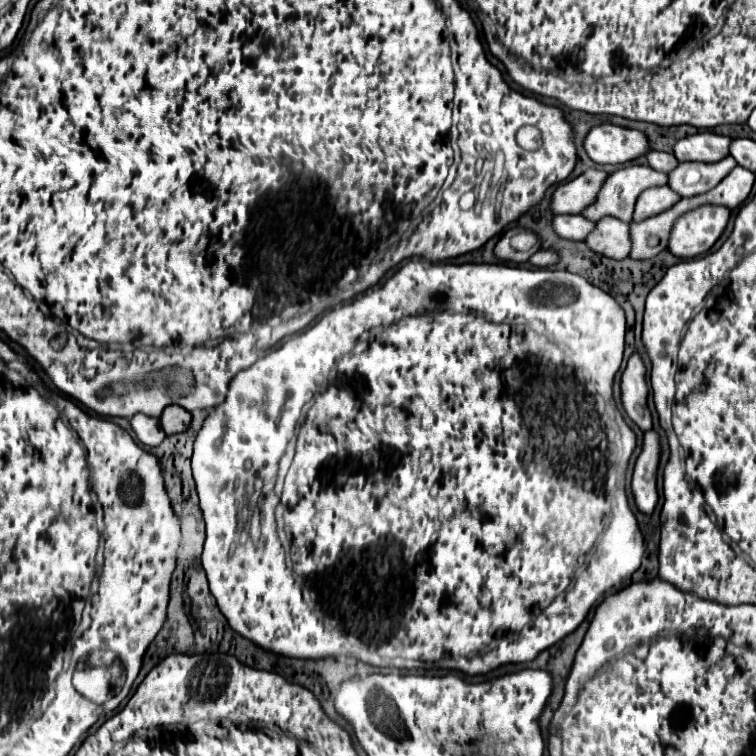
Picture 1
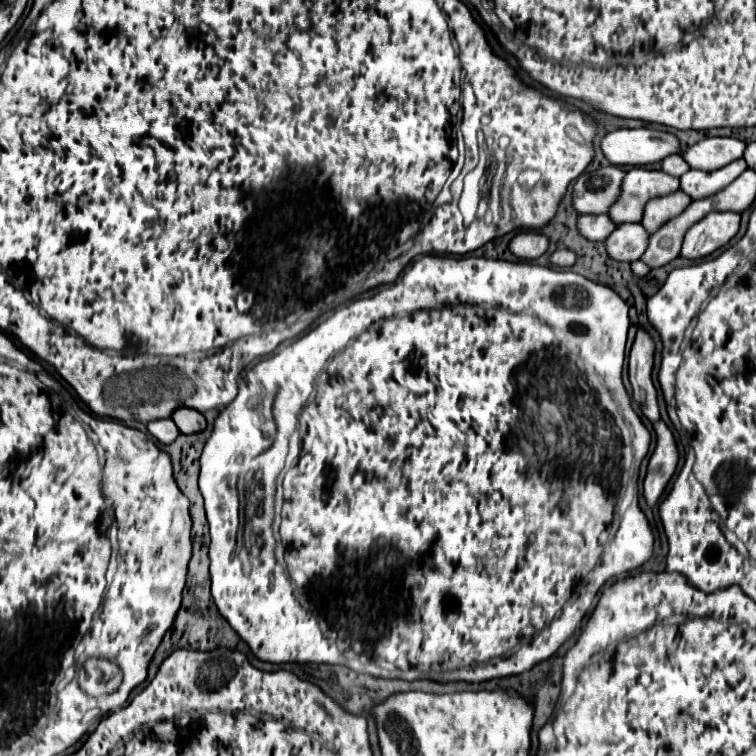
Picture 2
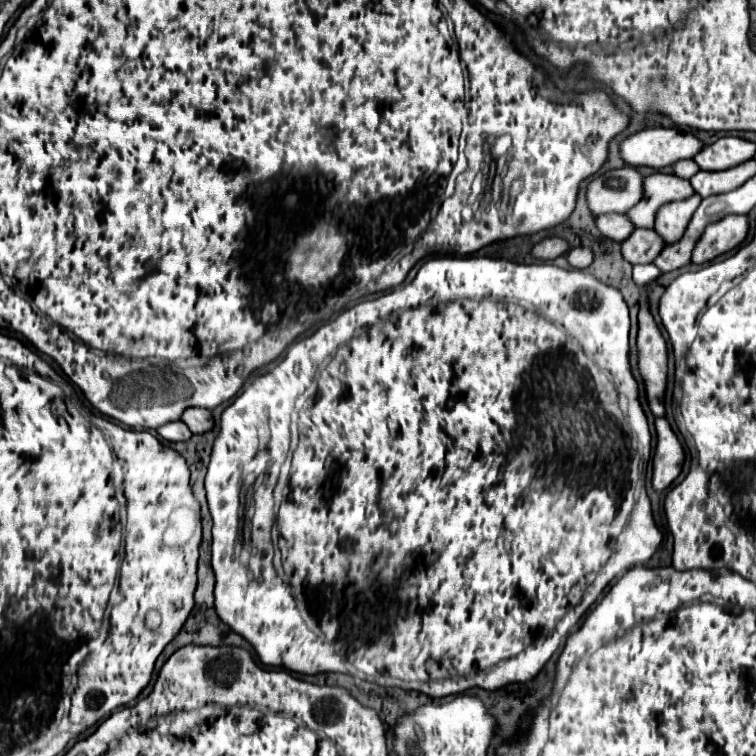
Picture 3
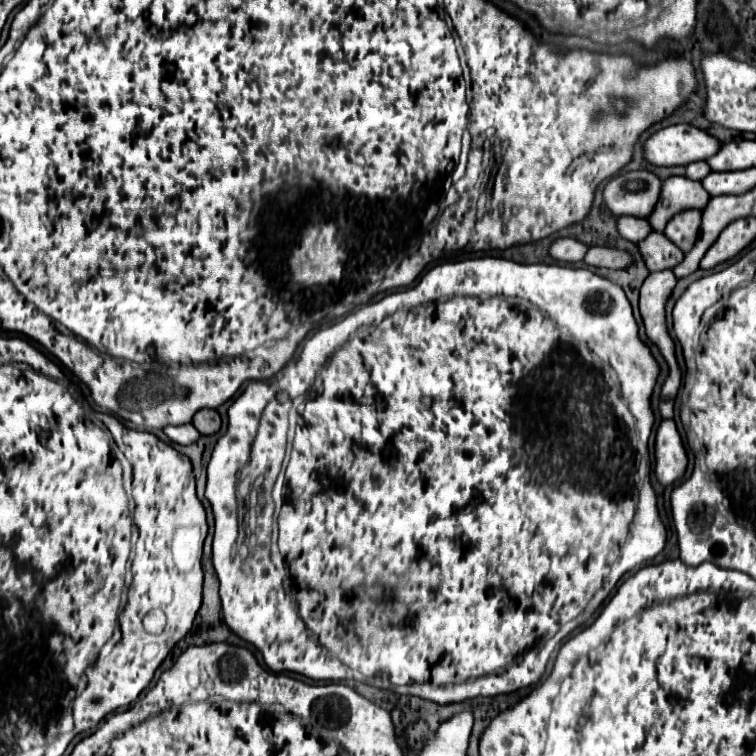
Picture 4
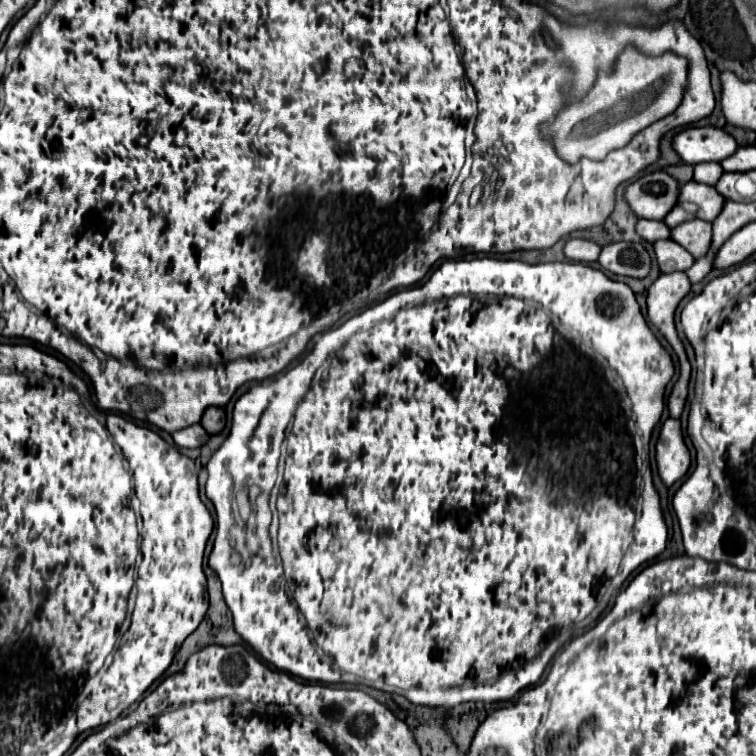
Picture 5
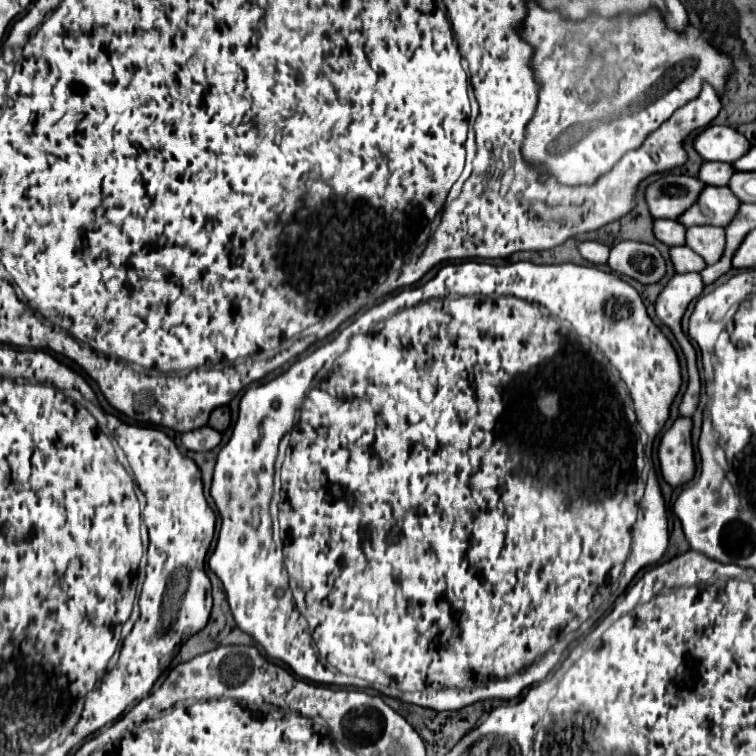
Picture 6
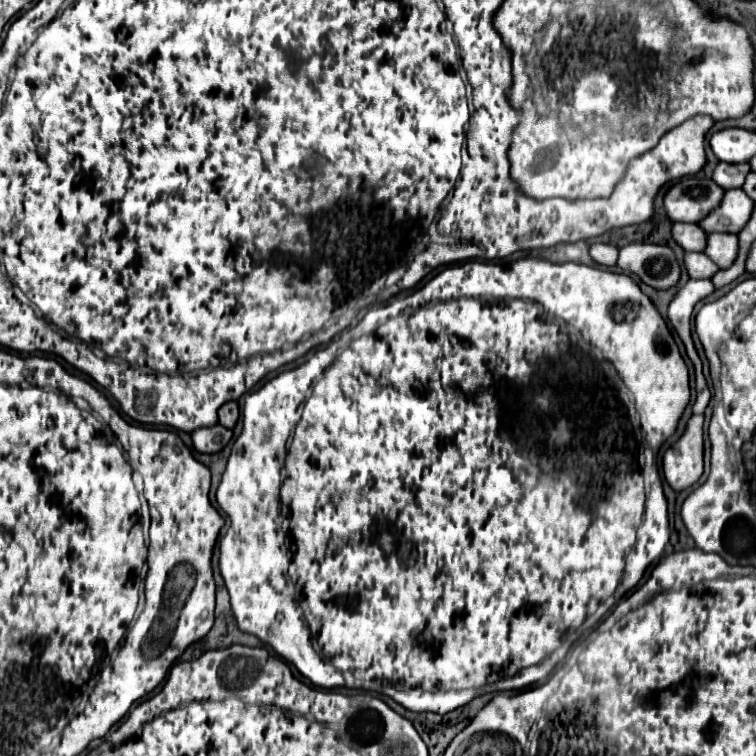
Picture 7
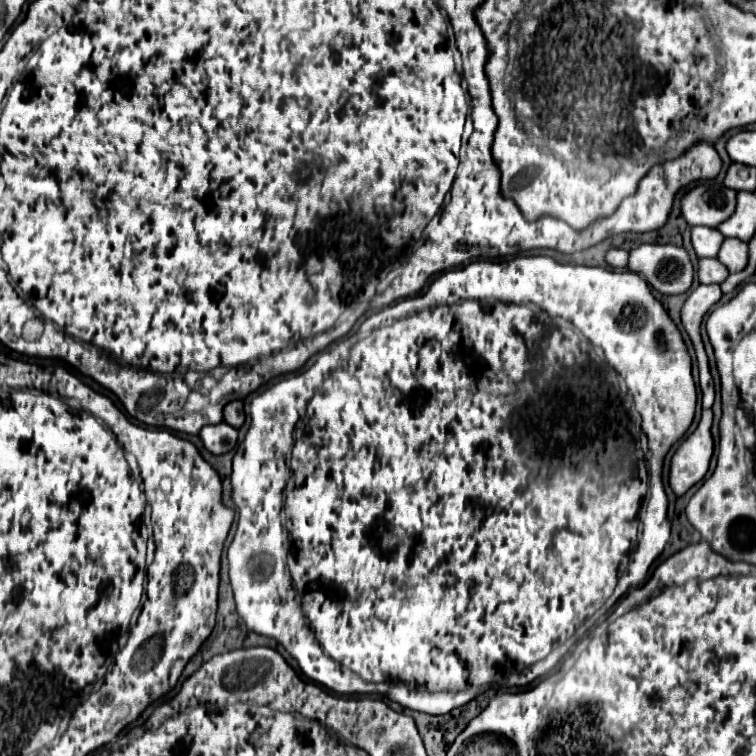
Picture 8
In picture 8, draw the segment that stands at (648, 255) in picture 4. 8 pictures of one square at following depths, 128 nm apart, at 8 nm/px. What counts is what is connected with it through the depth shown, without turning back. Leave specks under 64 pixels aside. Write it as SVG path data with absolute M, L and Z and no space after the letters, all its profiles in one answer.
M700 258L698 278L702 284L722 284L728 276L728 268L716 258Z

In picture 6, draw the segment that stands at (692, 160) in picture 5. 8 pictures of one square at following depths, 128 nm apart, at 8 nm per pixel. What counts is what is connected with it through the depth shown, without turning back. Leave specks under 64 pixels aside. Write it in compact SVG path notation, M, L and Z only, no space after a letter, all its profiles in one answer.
M710 126L696 138L694 148L704 160L720 160L732 164L750 150L750 142L736 128Z

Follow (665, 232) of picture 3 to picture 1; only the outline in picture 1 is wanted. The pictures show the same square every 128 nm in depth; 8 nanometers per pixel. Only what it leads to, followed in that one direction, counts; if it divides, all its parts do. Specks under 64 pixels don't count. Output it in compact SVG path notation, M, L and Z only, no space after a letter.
M658 186L658 188L648 188L646 192L640 194L634 210L634 222L642 222L646 218L652 218L668 208L672 208L680 196L670 188L670 186Z

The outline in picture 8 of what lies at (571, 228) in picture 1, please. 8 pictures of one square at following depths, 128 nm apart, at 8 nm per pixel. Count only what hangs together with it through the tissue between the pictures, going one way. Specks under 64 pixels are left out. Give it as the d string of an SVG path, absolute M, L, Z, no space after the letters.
M704 226L692 228L692 246L700 258L706 258L706 256L716 258L722 242L724 242L724 236L720 236L716 228L704 228Z

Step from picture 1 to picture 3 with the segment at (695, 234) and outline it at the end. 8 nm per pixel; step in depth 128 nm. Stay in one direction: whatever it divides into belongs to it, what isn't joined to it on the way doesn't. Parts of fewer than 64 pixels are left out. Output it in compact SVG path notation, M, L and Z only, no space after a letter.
M730 214L720 222L710 224L692 252L692 262L706 264L734 250L748 236L748 230L750 230L748 216L736 216L736 214Z

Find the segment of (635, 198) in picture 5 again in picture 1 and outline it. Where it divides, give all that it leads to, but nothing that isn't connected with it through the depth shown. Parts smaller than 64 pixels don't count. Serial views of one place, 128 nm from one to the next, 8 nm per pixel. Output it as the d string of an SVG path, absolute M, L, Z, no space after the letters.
M590 168L578 178L564 182L556 188L552 196L554 214L580 214L584 208L596 202L596 196L610 174L604 170Z

